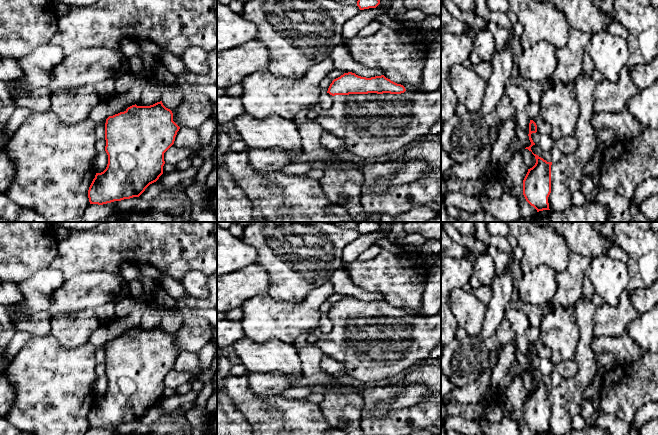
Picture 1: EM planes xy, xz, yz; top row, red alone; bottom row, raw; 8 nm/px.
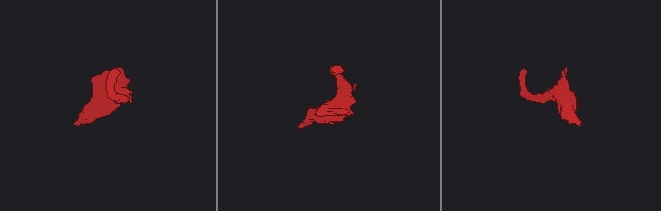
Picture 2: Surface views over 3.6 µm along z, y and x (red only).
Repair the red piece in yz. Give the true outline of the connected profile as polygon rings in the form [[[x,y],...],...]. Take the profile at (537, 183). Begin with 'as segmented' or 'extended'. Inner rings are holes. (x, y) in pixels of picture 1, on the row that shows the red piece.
as segmented | [[[532,154],[535,156],[536,163],[535,165],[528,169],[528,172],[523,180],[523,195],[526,201],[533,206],[537,212],[543,210],[550,210],[548,197],[551,193],[551,165],[552,162],[547,162],[538,155]]]

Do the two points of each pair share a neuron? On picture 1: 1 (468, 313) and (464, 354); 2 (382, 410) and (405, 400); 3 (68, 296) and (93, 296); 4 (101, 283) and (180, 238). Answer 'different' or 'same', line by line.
1: different
2: same
3: same
4: different

